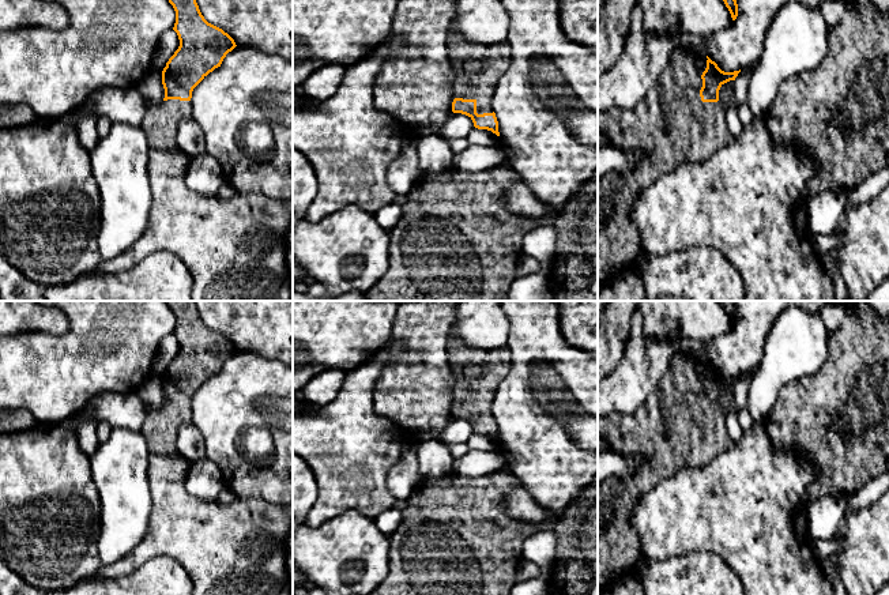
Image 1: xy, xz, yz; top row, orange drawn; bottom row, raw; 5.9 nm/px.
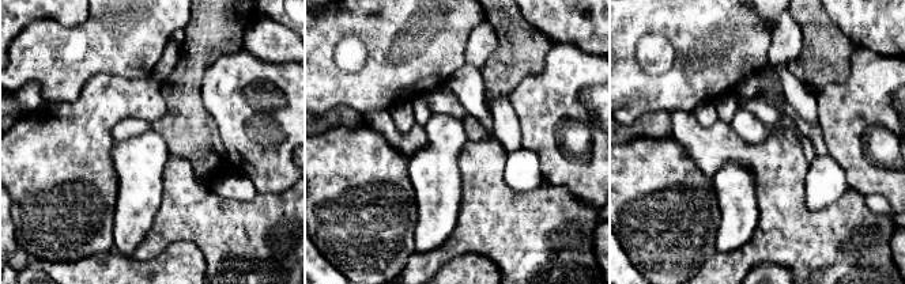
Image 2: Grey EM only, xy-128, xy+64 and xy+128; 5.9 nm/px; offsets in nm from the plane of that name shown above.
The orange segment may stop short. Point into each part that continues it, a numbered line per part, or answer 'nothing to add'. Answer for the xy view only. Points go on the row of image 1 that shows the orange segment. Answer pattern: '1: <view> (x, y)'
1: xy (161, 124)

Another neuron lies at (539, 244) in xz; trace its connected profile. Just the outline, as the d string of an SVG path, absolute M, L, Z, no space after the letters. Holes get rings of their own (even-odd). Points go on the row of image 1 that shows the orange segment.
M538 226L523 238L523 253L542 263L558 260L555 253L555 226Z

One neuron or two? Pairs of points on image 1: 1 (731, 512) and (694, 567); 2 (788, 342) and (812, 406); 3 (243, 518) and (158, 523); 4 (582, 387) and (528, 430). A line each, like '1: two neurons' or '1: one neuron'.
1: two neurons
2: two neurons
3: one neuron
4: one neuron

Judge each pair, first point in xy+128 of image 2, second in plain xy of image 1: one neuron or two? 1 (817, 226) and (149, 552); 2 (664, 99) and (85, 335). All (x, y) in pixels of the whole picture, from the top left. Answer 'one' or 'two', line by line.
1: one
2: one

